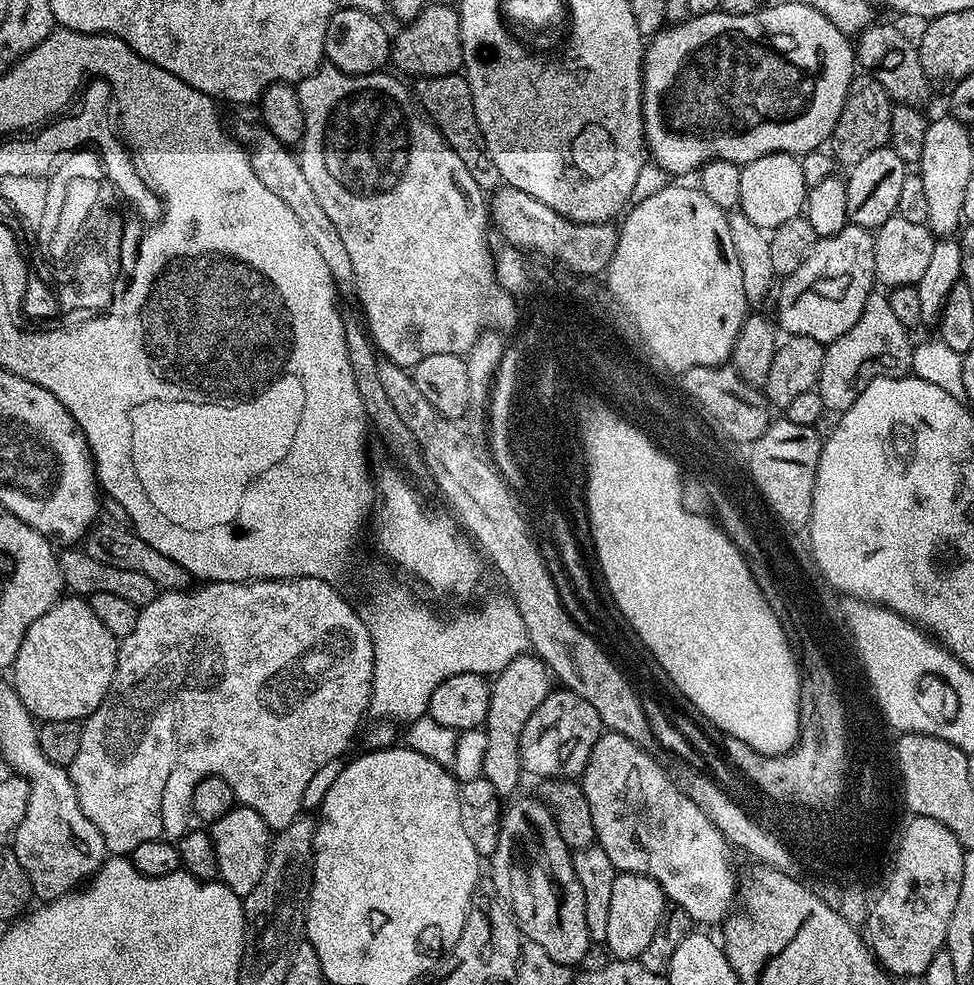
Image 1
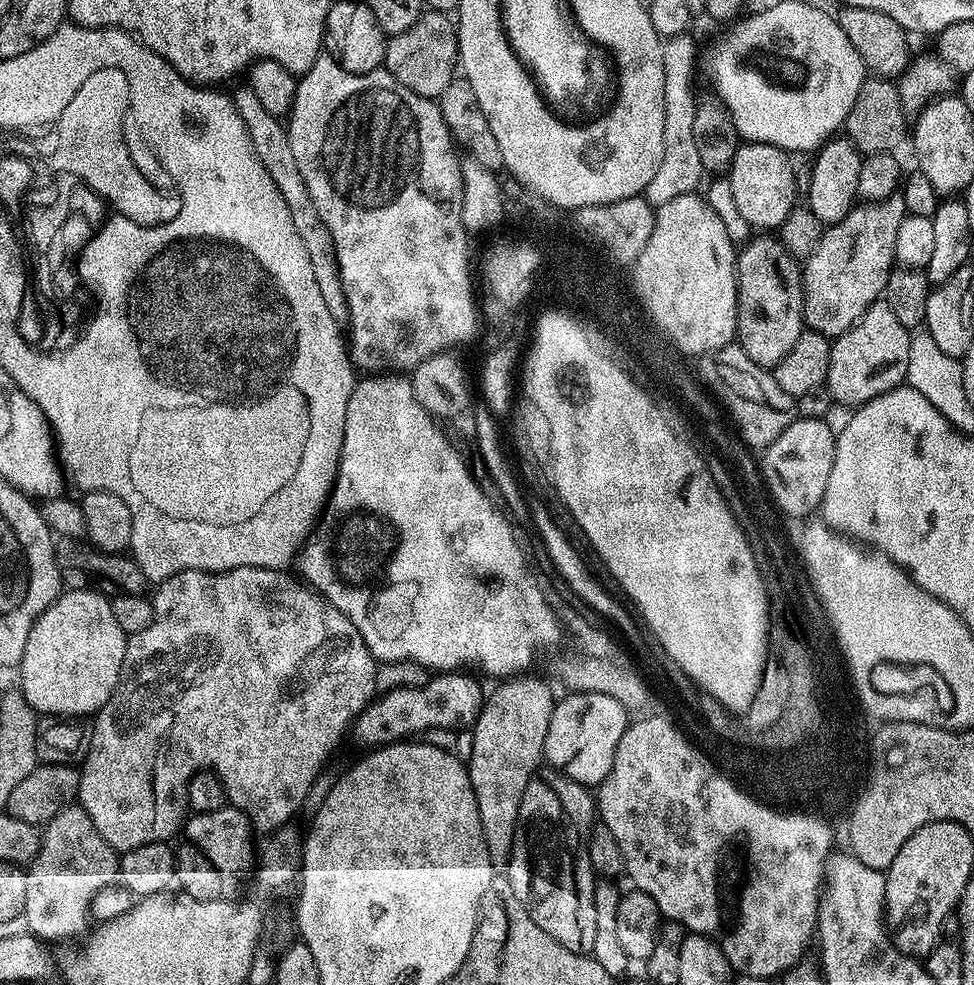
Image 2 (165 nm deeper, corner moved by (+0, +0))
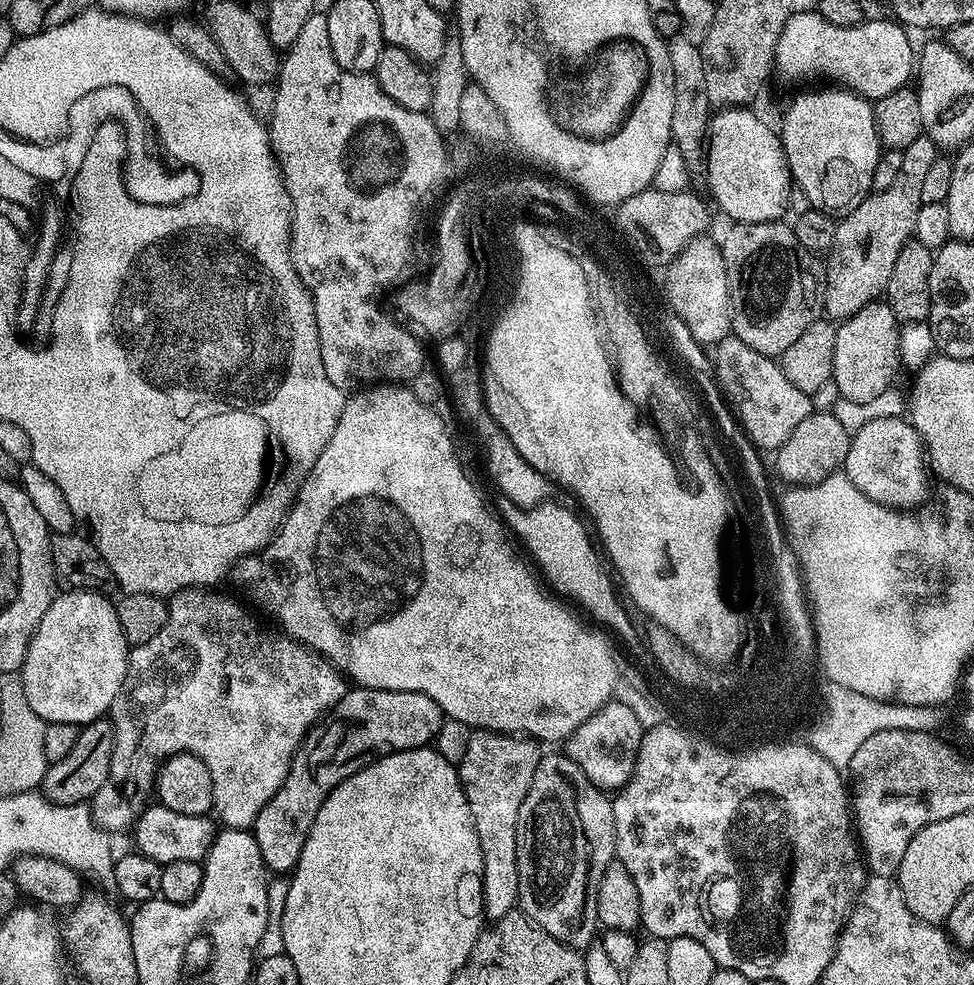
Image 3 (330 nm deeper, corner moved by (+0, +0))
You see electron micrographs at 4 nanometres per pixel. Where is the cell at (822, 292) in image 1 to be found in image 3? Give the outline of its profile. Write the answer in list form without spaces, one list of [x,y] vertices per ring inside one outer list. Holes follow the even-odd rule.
[[[921,135],[902,149],[900,169],[890,186],[873,191],[858,206],[839,217],[834,242],[827,253],[828,269],[822,272],[822,308],[833,321],[848,320],[862,306],[879,301],[890,282],[890,270],[898,250],[914,236],[914,218],[918,218],[922,181],[926,170],[938,159],[936,143]]]

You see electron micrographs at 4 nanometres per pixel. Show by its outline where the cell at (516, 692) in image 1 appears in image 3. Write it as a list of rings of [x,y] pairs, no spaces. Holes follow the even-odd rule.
[[[483,730],[473,731],[471,735],[458,759],[458,771],[474,818],[474,830],[482,846],[484,914],[489,921],[495,922],[518,904],[516,823],[522,798],[526,798],[526,790],[536,769],[538,751],[537,745],[523,736],[505,736],[502,732]]]

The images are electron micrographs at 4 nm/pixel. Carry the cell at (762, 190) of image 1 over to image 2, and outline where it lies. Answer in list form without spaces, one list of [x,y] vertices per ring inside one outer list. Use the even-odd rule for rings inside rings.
[[[741,143],[726,179],[734,186],[734,202],[738,202],[742,218],[746,218],[753,229],[779,229],[782,221],[797,207],[798,197],[794,190],[794,170],[789,153],[773,144]]]

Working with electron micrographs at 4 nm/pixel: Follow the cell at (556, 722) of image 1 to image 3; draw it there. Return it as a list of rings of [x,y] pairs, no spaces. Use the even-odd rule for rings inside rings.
[[[609,702],[586,718],[586,722],[582,722],[582,726],[578,726],[578,730],[568,736],[566,755],[576,763],[578,770],[582,770],[582,774],[586,774],[586,778],[590,778],[595,788],[605,794],[612,794],[623,788],[632,777],[640,740],[645,731],[629,706]]]

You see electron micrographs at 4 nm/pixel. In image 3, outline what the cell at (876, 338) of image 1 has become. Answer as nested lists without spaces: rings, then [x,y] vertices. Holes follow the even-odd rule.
[[[886,302],[862,306],[858,314],[839,321],[834,338],[832,380],[838,382],[841,401],[872,404],[892,384],[900,364],[900,336],[894,310]]]

